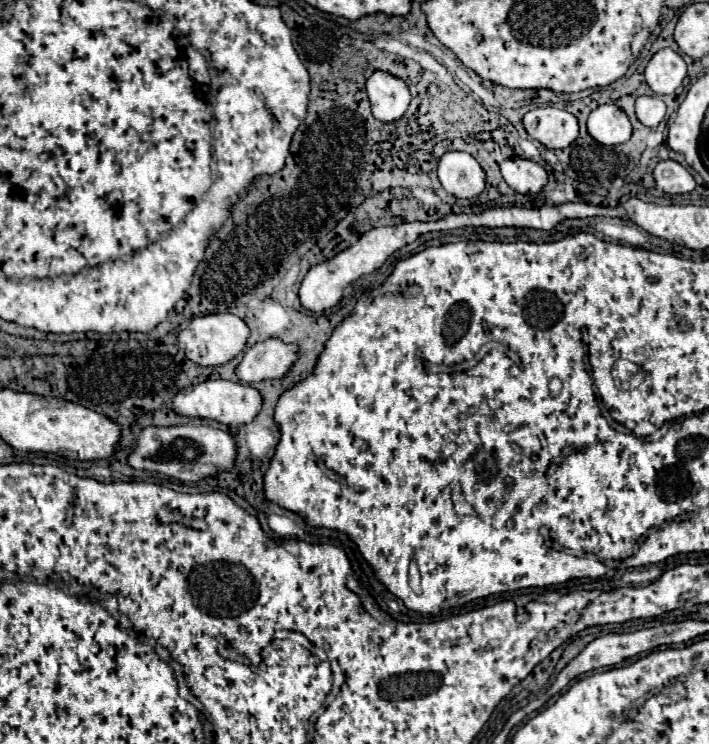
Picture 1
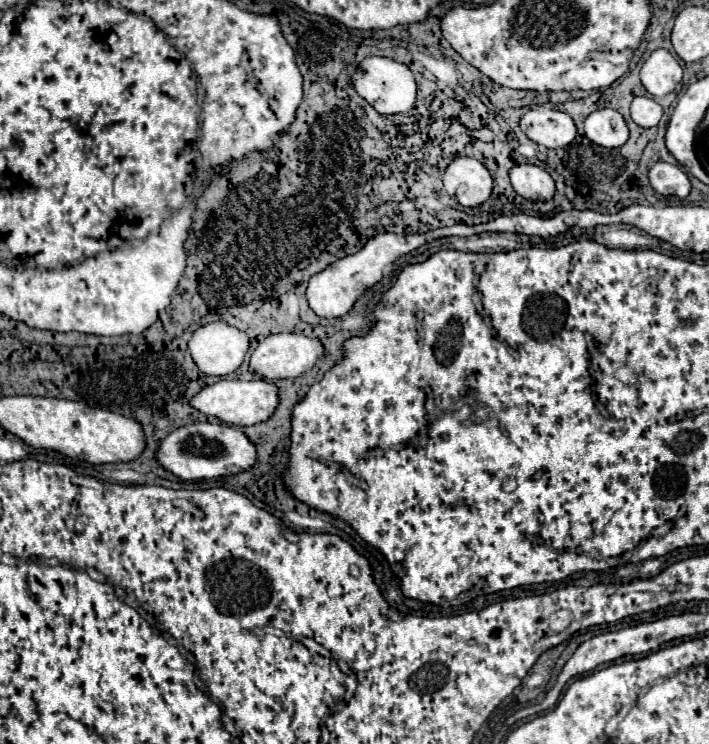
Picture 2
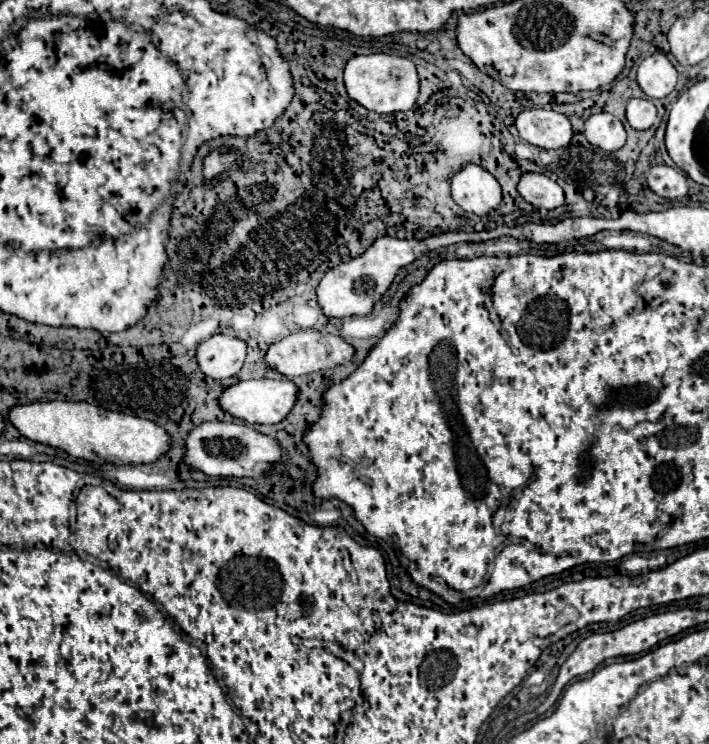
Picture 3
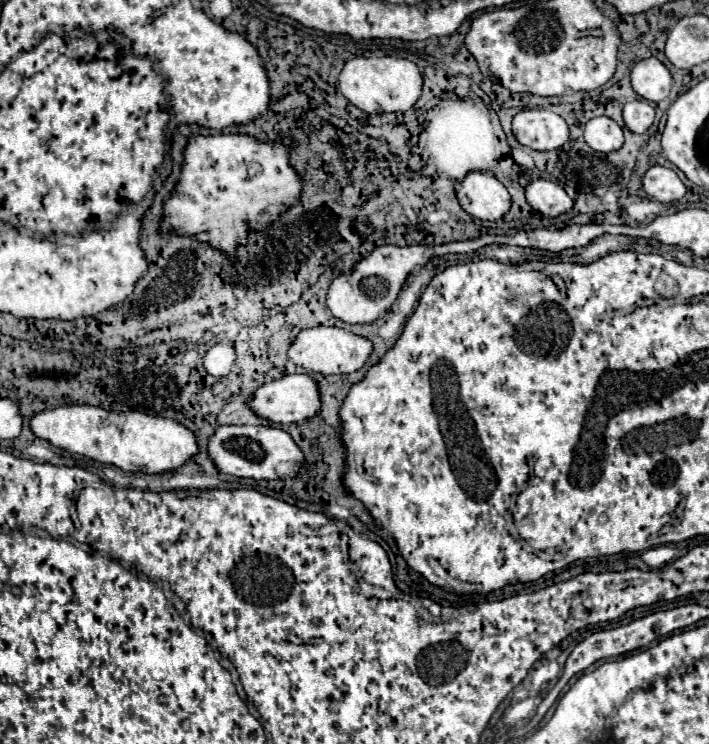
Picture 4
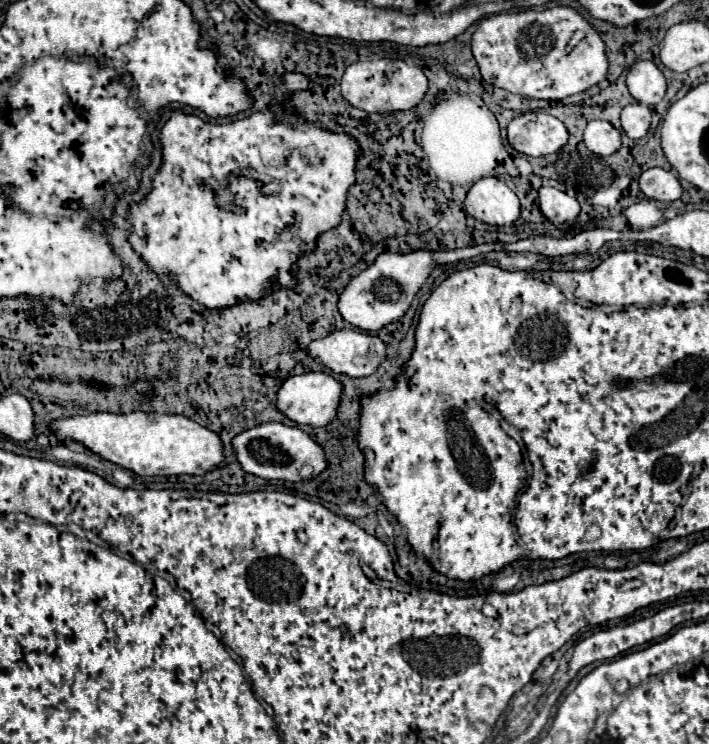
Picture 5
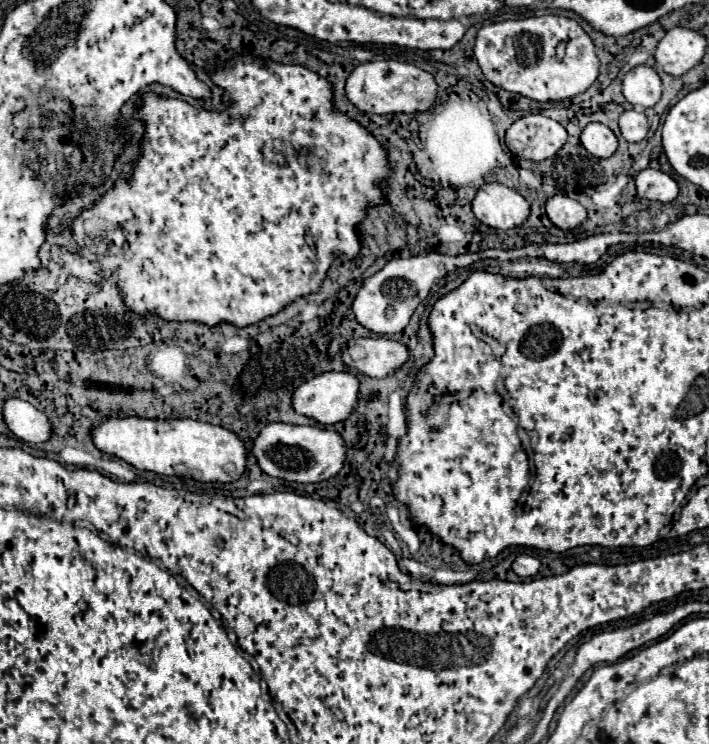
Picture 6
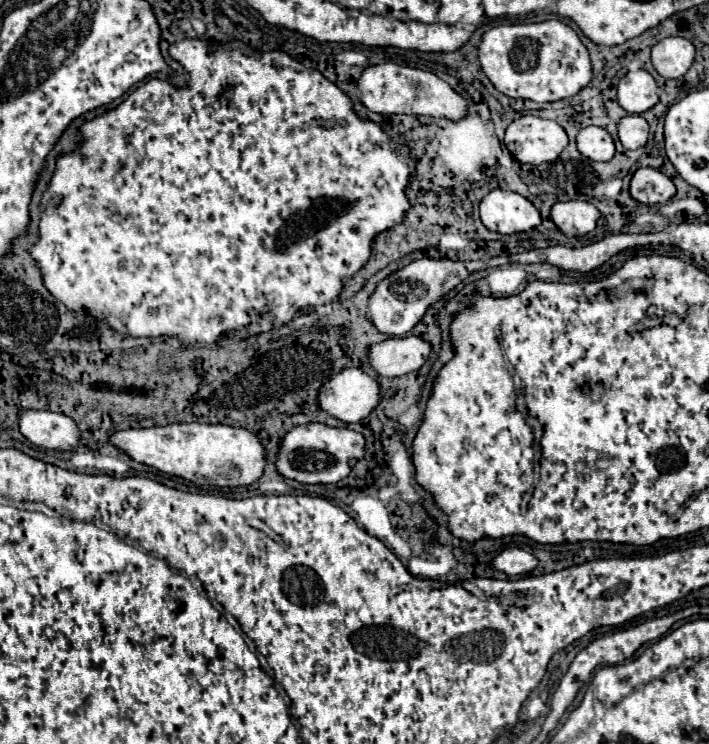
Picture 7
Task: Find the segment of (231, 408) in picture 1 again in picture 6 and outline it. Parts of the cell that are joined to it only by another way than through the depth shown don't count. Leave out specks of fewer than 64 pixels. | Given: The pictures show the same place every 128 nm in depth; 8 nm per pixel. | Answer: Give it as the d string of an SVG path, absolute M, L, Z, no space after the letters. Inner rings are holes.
M324 372L324 374L318 374L318 376L306 380L298 388L294 388L292 408L294 408L294 412L298 412L302 416L314 418L320 424L330 426L330 424L336 424L350 416L352 408L356 406L356 394L358 394L356 376L352 376L348 372Z

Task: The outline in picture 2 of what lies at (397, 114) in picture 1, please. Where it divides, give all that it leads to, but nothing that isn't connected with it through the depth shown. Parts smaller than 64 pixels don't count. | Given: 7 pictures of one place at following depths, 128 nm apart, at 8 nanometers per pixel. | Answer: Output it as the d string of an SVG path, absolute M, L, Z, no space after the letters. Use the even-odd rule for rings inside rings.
M372 56L372 58L362 60L360 66L362 66L362 70L356 72L356 76L354 76L354 88L376 112L380 112L384 116L392 116L392 114L406 112L414 106L416 82L406 64L400 64L390 58L382 58L382 56Z

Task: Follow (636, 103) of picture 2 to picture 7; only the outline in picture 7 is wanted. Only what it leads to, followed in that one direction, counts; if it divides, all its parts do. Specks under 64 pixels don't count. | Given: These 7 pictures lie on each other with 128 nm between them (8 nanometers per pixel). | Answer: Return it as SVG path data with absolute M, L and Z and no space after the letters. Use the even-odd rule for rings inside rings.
M628 114L618 122L618 138L624 148L642 148L648 140L648 122L640 114Z

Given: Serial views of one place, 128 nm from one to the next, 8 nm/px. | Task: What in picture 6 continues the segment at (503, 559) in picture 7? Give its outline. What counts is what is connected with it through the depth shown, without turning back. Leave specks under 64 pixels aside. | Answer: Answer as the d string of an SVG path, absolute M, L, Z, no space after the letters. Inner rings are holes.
M522 554L522 556L518 556L518 558L514 560L512 568L514 568L514 572L516 572L518 576L522 576L522 578L530 578L530 576L534 576L534 574L538 572L540 562L538 562L534 556Z

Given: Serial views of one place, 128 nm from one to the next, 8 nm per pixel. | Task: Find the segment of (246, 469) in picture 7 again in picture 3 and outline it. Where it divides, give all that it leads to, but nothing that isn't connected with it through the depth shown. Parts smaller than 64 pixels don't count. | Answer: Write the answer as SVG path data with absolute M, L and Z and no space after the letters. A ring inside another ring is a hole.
M30 402L12 406L8 412L8 420L14 428L26 436L28 440L60 448L66 454L90 462L112 462L118 466L124 464L150 464L160 458L168 446L170 436L158 424L128 416L122 412L110 412L100 406L88 402Z

